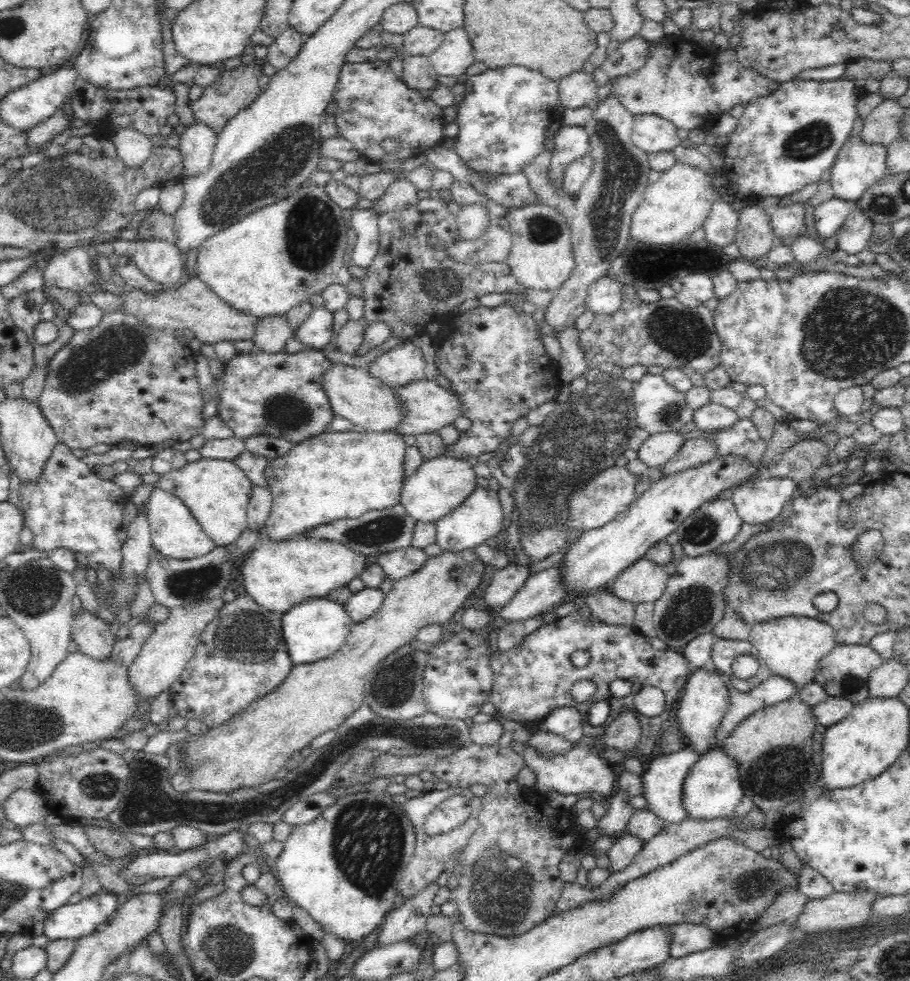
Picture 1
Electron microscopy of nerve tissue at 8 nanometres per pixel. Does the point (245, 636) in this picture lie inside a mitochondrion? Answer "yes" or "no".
yes

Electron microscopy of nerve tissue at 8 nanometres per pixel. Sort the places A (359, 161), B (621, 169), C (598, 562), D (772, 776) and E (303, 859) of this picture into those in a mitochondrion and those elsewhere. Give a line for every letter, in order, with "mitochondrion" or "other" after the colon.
A: other
B: mitochondrion
C: other
D: mitochondrion
E: other

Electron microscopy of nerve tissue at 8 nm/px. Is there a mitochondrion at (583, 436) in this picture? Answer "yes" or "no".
yes

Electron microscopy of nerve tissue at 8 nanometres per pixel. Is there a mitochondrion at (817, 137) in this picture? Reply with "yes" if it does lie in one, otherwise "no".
yes

